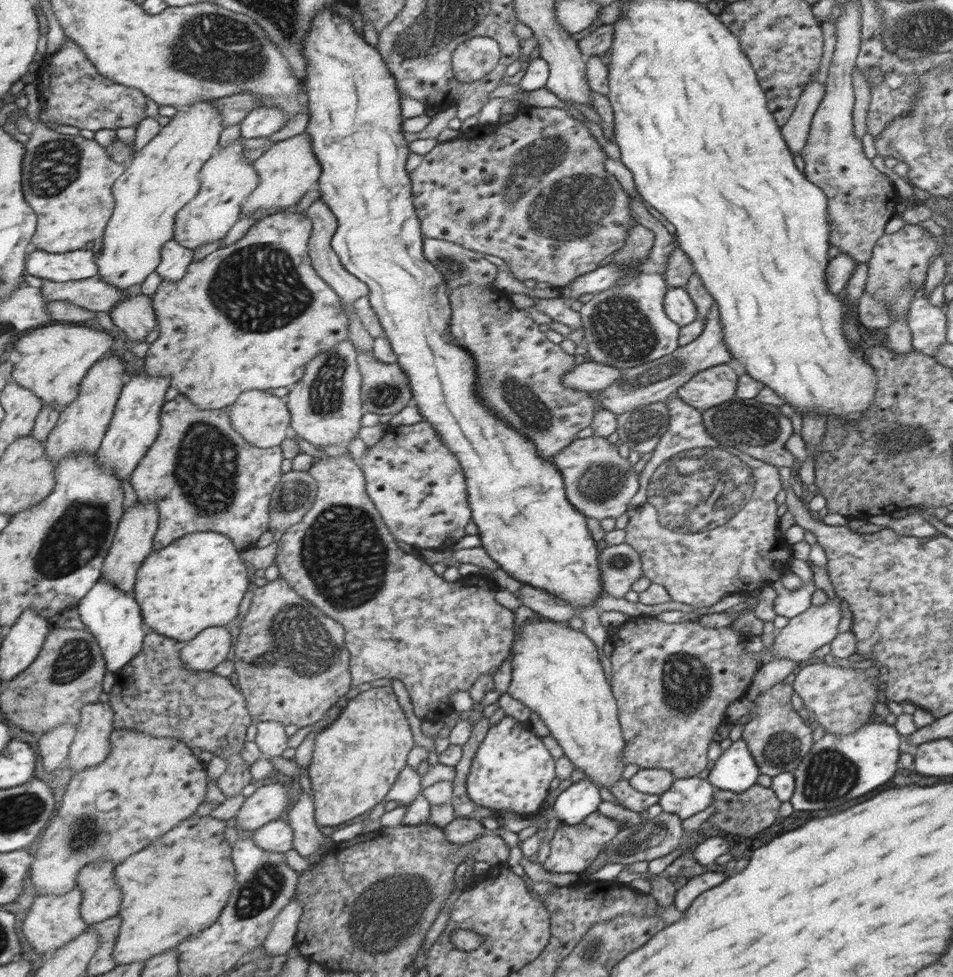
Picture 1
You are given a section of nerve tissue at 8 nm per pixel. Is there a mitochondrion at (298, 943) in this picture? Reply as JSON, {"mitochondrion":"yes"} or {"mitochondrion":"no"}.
{"mitochondrion":"no"}

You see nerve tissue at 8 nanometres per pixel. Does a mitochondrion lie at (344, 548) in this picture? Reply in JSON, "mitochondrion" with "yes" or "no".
{"mitochondrion":"yes"}

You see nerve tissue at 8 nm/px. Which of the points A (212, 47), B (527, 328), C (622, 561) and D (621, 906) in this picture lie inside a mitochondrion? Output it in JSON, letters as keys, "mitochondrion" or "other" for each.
{"A":"mitochondrion","B":"other","C":"mitochondrion","D":"other"}

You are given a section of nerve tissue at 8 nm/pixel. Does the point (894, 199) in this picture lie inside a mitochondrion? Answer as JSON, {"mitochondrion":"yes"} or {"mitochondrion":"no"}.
{"mitochondrion":"no"}

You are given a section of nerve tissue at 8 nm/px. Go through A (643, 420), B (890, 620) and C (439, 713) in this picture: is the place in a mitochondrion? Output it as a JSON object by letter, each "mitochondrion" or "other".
{"A":"mitochondrion","B":"other","C":"other"}

